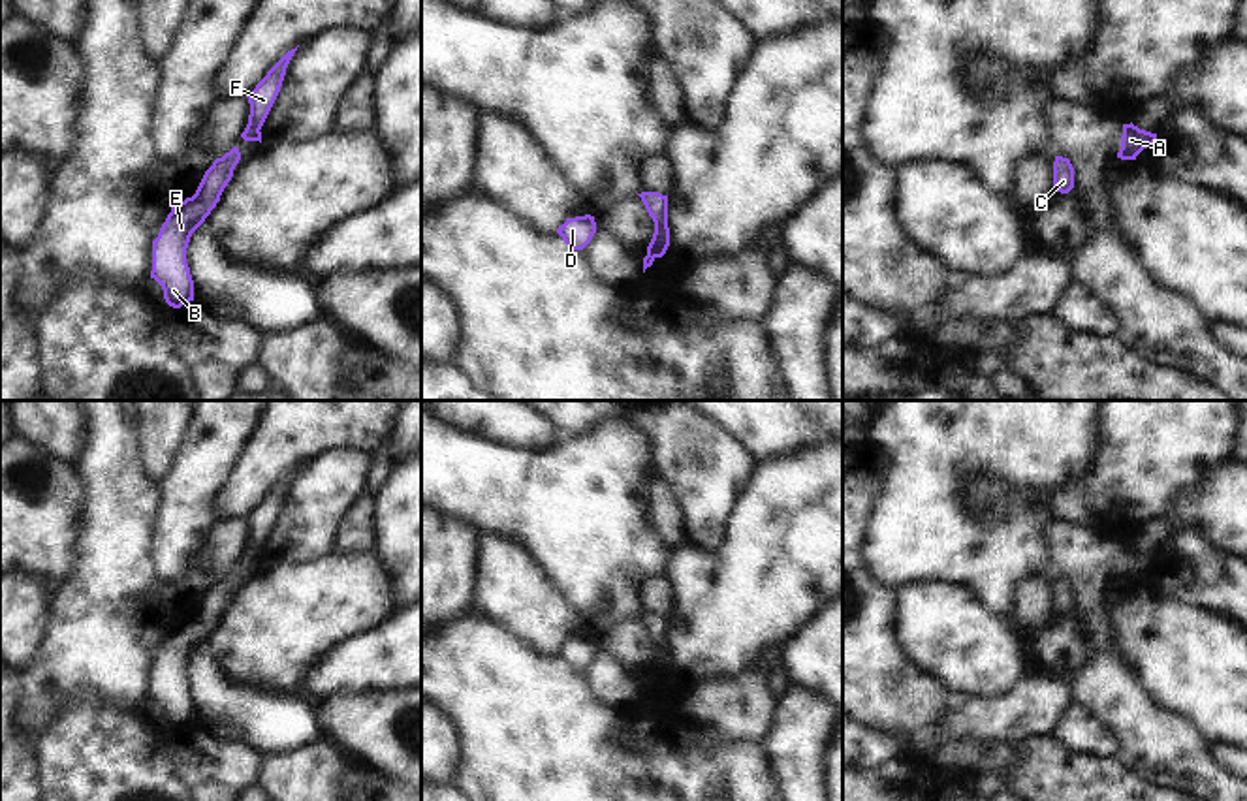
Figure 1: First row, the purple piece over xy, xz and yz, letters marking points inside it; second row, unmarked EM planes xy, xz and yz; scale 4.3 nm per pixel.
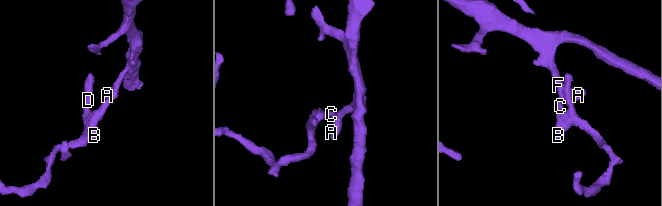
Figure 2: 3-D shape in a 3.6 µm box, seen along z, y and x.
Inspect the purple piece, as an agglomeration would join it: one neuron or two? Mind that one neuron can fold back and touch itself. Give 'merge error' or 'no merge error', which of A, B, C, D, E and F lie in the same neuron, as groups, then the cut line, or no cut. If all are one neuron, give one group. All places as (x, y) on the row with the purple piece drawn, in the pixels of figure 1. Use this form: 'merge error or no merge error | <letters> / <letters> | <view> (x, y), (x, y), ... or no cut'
no merge error | A B C D E F | no cut

